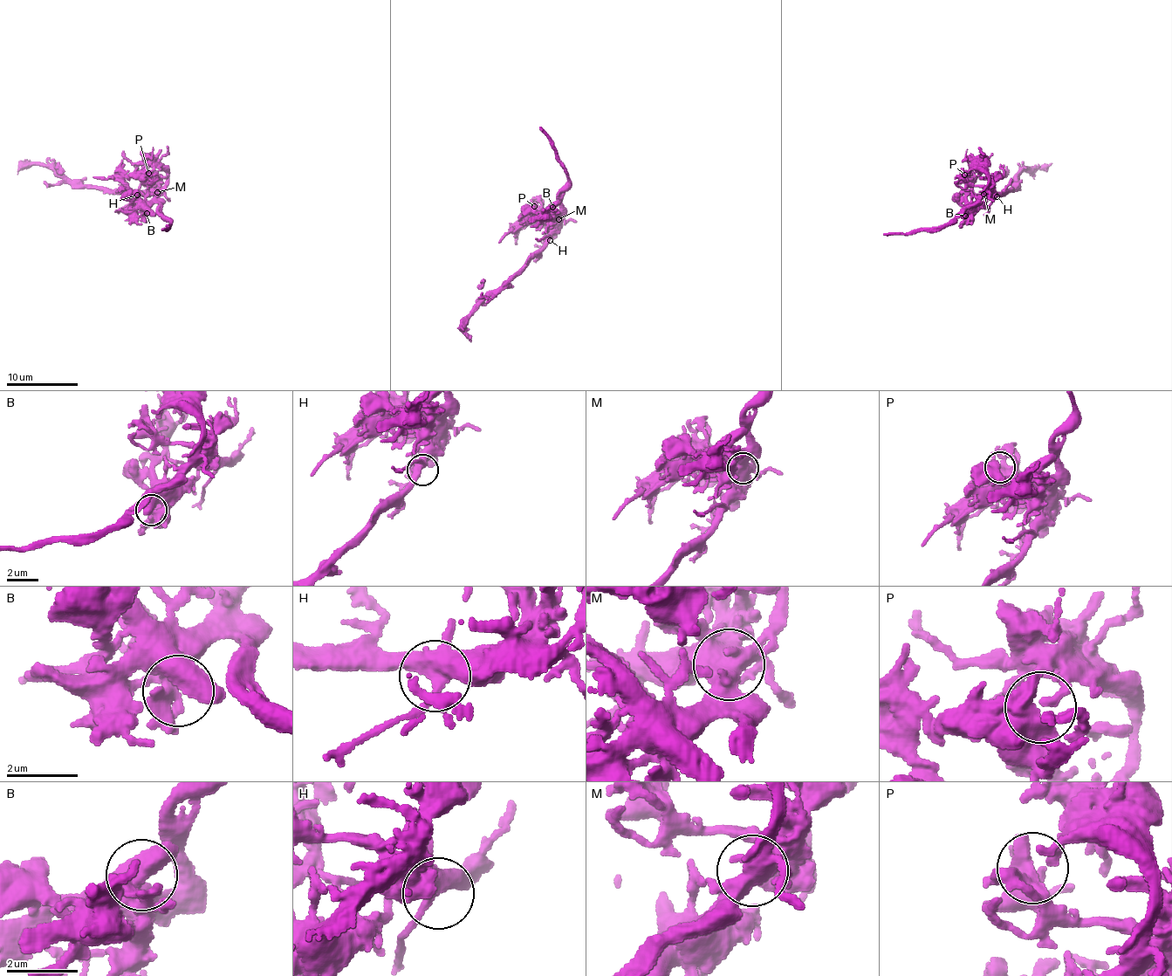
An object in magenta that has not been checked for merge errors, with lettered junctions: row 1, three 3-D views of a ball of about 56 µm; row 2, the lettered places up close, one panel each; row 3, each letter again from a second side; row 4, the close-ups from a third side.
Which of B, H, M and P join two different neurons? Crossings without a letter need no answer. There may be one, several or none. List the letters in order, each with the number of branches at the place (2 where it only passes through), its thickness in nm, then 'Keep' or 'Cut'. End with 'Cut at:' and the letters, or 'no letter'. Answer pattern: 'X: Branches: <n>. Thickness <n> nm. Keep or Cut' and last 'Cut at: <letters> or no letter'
B: Branches: 2. Thickness 550 nm. Keep
H: Branches: 4. Thickness 400 nm. Keep
M: Branches: 5. Thickness 600 nm. Keep
P: Branches: 4. Thickness 480 nm. Keep
Cut at: no letter

